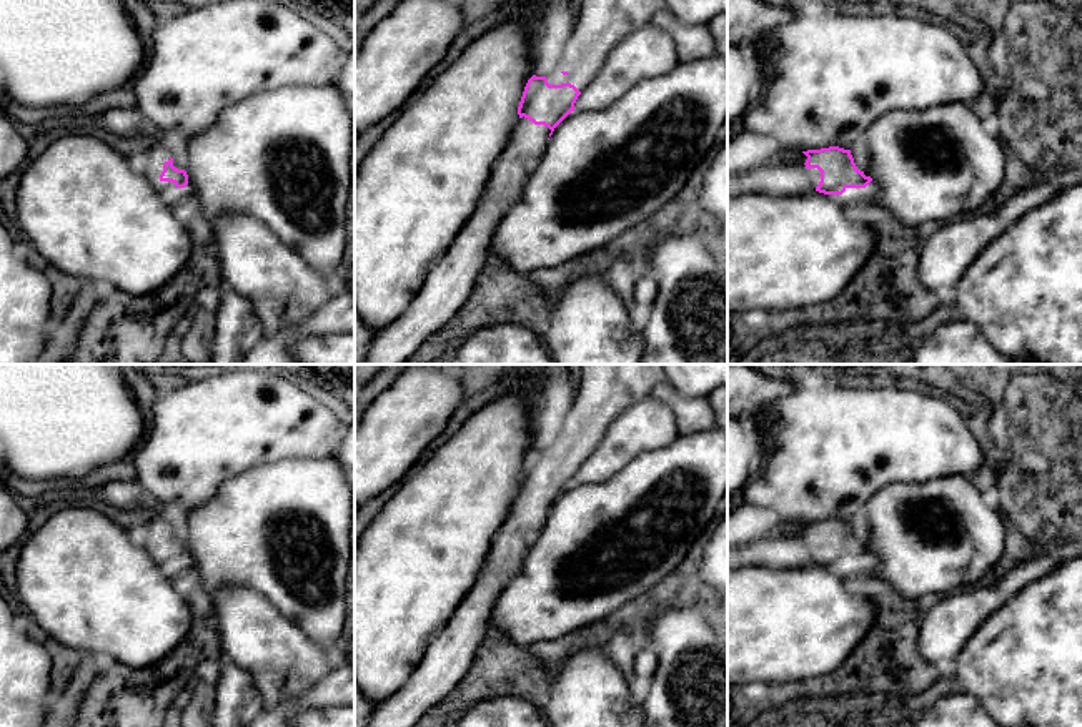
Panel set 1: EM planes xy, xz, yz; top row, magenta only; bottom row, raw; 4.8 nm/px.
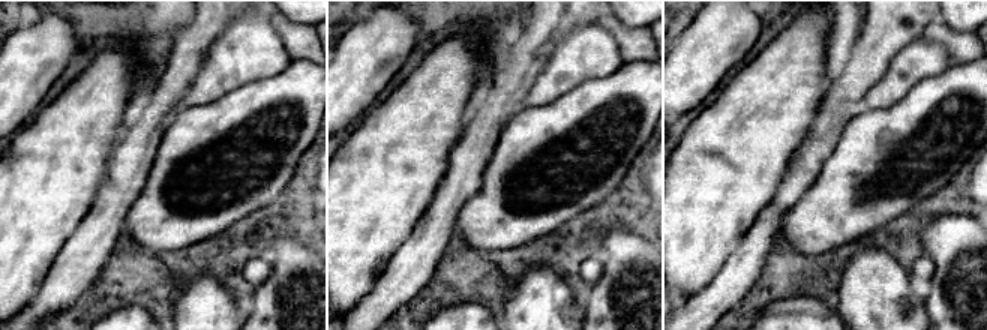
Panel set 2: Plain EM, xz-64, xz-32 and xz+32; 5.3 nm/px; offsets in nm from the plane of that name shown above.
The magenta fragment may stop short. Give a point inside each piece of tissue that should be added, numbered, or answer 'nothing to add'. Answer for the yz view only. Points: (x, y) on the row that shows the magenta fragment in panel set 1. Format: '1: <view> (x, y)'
1: yz (859, 152)
2: yz (798, 158)

